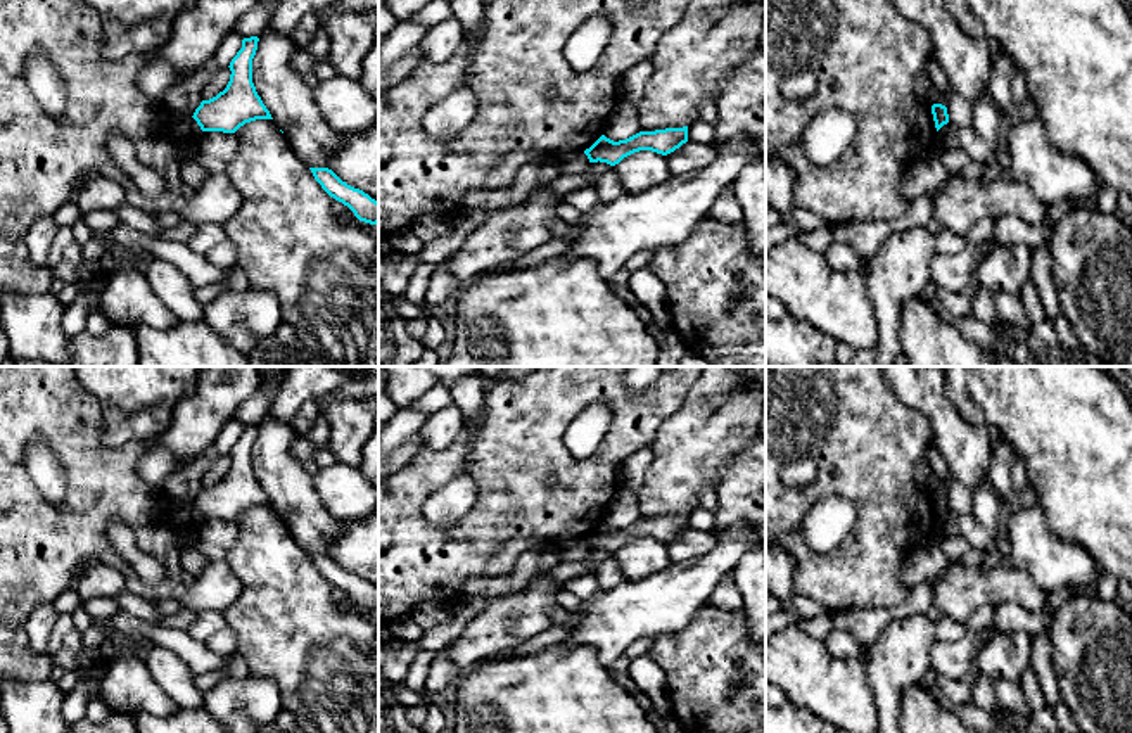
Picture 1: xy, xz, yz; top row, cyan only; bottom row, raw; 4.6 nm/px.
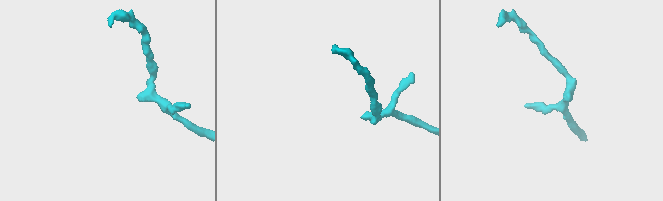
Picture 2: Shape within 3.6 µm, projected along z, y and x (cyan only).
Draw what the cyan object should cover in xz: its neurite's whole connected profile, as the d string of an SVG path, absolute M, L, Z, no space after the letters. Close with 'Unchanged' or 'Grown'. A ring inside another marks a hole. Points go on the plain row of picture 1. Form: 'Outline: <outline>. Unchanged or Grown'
Outline: M688 513L665 515L655 519L639 519L626 527L614 529L601 522L589 536L584 538L589 550L619 551L624 545L652 538L667 543L688 529Z. Unchanged

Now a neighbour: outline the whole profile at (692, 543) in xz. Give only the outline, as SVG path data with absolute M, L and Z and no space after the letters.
M686 529L674 539L667 541L667 553L671 564L688 562L710 551L717 543L714 532Z

